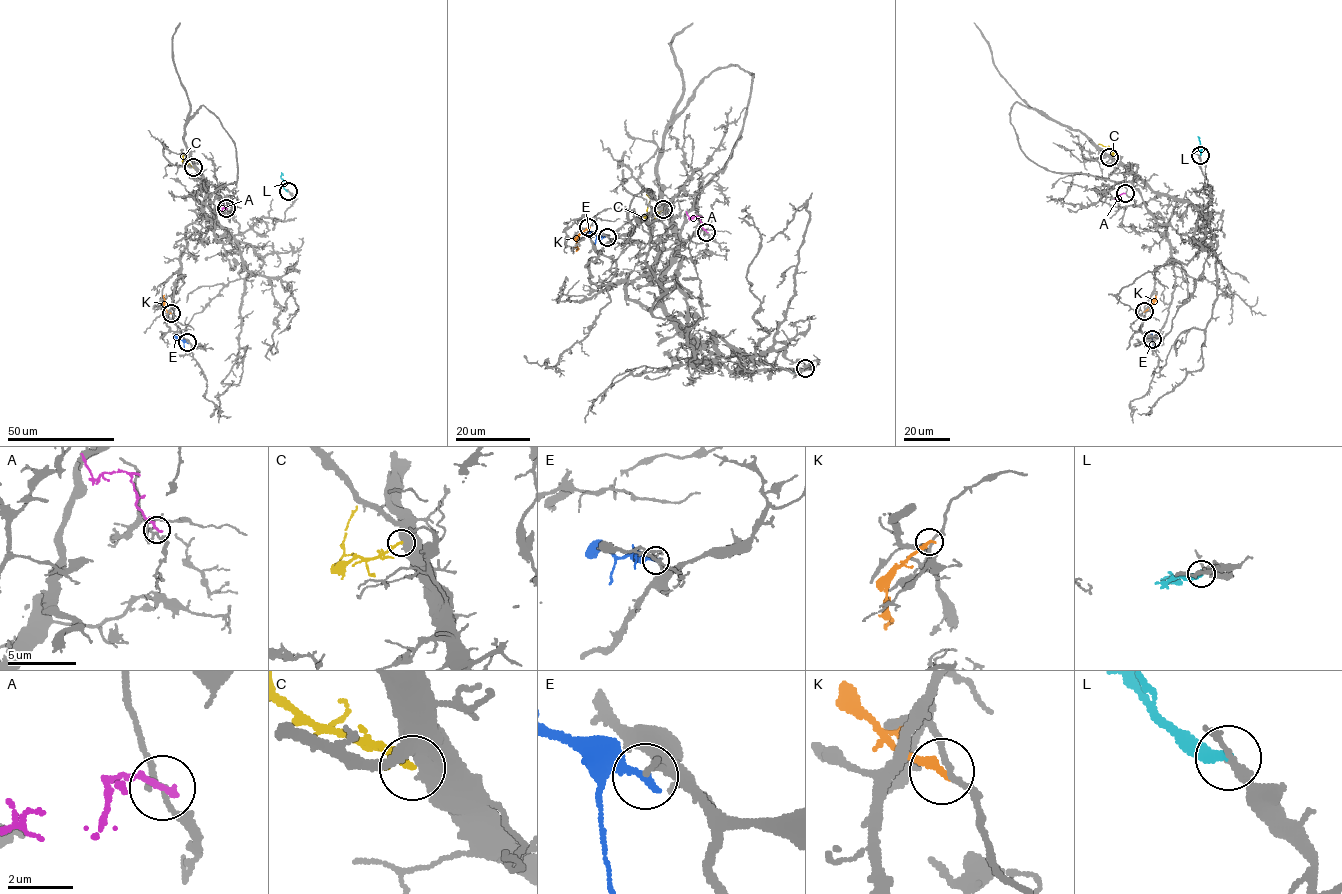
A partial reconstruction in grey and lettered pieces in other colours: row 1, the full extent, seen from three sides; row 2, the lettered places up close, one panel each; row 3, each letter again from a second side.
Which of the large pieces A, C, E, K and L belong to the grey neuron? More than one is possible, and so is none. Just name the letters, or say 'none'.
L

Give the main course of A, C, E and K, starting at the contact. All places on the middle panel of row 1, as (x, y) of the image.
A: (706, 232), (699, 217), (690, 218), (686, 211)
C: (662, 209), (646, 216), (650, 200), (646, 194)
E: (608, 237), (589, 236)
K: (588, 227), (576, 242), (579, 249)

